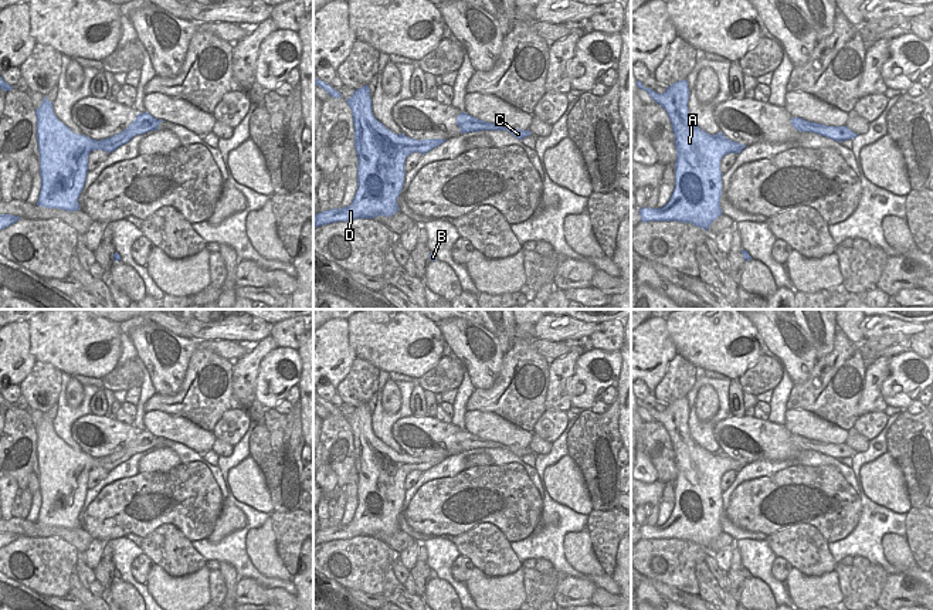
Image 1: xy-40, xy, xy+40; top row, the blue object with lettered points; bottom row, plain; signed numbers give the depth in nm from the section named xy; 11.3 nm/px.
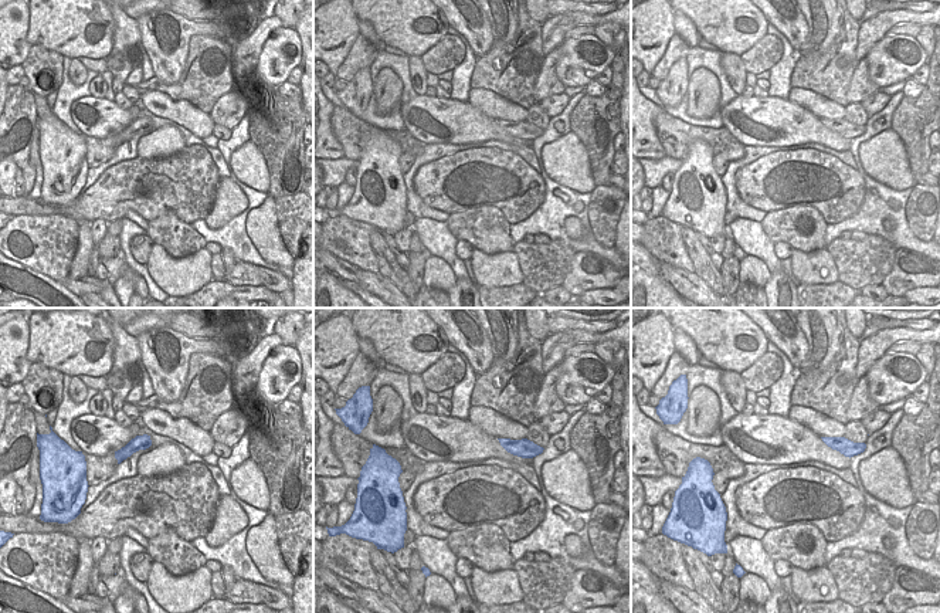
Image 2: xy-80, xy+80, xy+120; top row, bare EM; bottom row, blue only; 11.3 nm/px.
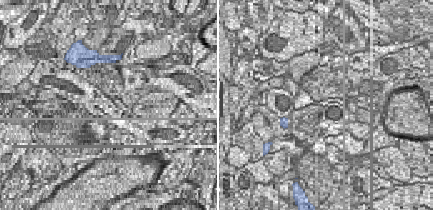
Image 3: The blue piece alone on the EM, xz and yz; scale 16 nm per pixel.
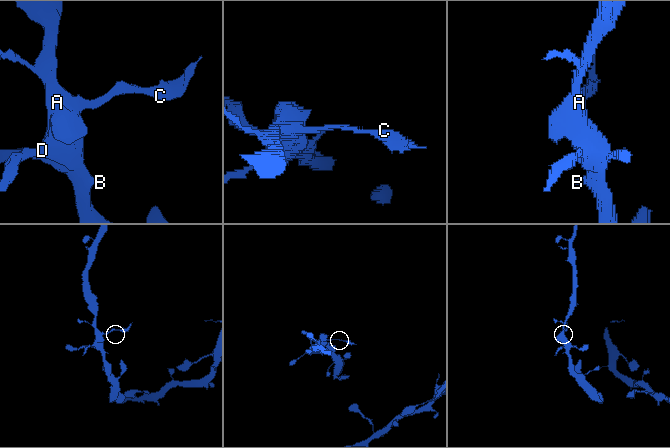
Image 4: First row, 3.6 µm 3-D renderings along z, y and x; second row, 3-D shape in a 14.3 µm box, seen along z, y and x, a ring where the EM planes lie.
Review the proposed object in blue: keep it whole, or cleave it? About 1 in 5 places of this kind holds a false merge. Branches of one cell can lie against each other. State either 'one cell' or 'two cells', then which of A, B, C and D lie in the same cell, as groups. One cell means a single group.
one cell; A B C D

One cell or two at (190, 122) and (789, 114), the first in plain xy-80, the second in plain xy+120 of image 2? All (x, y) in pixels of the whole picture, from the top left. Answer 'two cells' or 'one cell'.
two cells

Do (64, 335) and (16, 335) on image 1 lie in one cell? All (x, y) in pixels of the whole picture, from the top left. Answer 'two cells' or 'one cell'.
two cells

